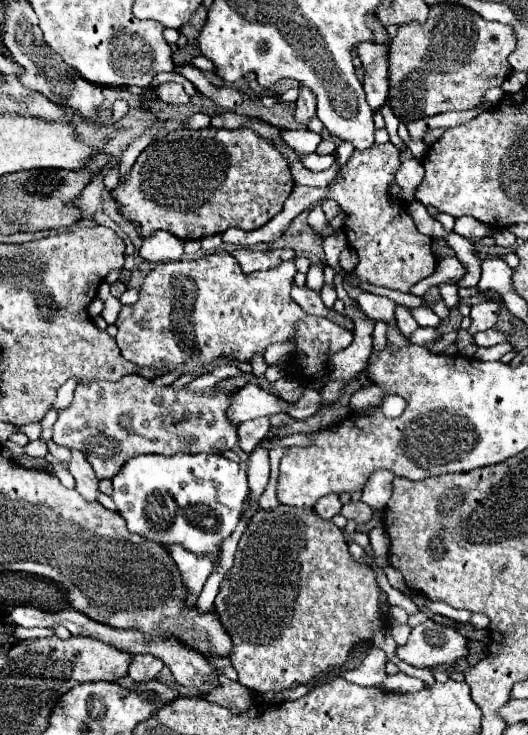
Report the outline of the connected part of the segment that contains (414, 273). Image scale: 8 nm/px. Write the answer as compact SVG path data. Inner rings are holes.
M372 144L372 148L366 148L364 152L354 152L350 160L340 170L340 176L334 184L328 188L310 188L310 186L294 186L292 194L288 196L284 210L274 216L268 224L254 232L244 232L238 228L230 228L222 234L226 244L234 244L240 248L248 248L260 242L274 242L278 240L288 224L302 212L314 206L314 202L332 198L336 200L342 210L346 212L348 220L344 226L348 244L356 250L360 262L354 270L354 274L360 280L366 280L376 286L408 292L414 284L428 278L436 270L436 258L432 254L432 238L418 232L416 224L412 222L412 216L408 212L408 206L400 200L394 200L390 194L390 184L396 180L396 172L400 168L400 150L392 144Z

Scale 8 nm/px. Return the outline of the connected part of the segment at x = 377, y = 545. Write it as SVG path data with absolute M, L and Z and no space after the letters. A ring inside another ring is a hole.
M374 528L368 536L370 536L370 544L372 544L372 548L374 548L374 554L386 554L386 552L388 552L390 540L388 540L386 530Z

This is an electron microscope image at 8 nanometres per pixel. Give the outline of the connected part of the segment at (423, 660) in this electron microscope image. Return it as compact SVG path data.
M426 620L412 628L404 646L396 648L396 658L414 668L432 668L438 664L452 664L468 654L466 638L434 620Z

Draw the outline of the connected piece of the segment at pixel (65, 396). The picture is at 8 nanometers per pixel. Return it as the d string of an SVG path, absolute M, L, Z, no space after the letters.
M70 378L58 390L57 398L52 405L55 409L68 408L73 400L74 391L78 385L77 378Z

